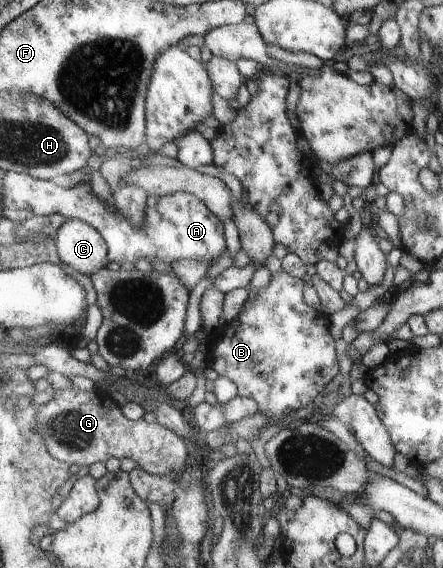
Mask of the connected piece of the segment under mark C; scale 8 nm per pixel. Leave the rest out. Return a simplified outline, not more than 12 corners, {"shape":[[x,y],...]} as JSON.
{"shape":[[68,218],[54,237],[61,261],[92,276],[109,247],[84,220]]}

